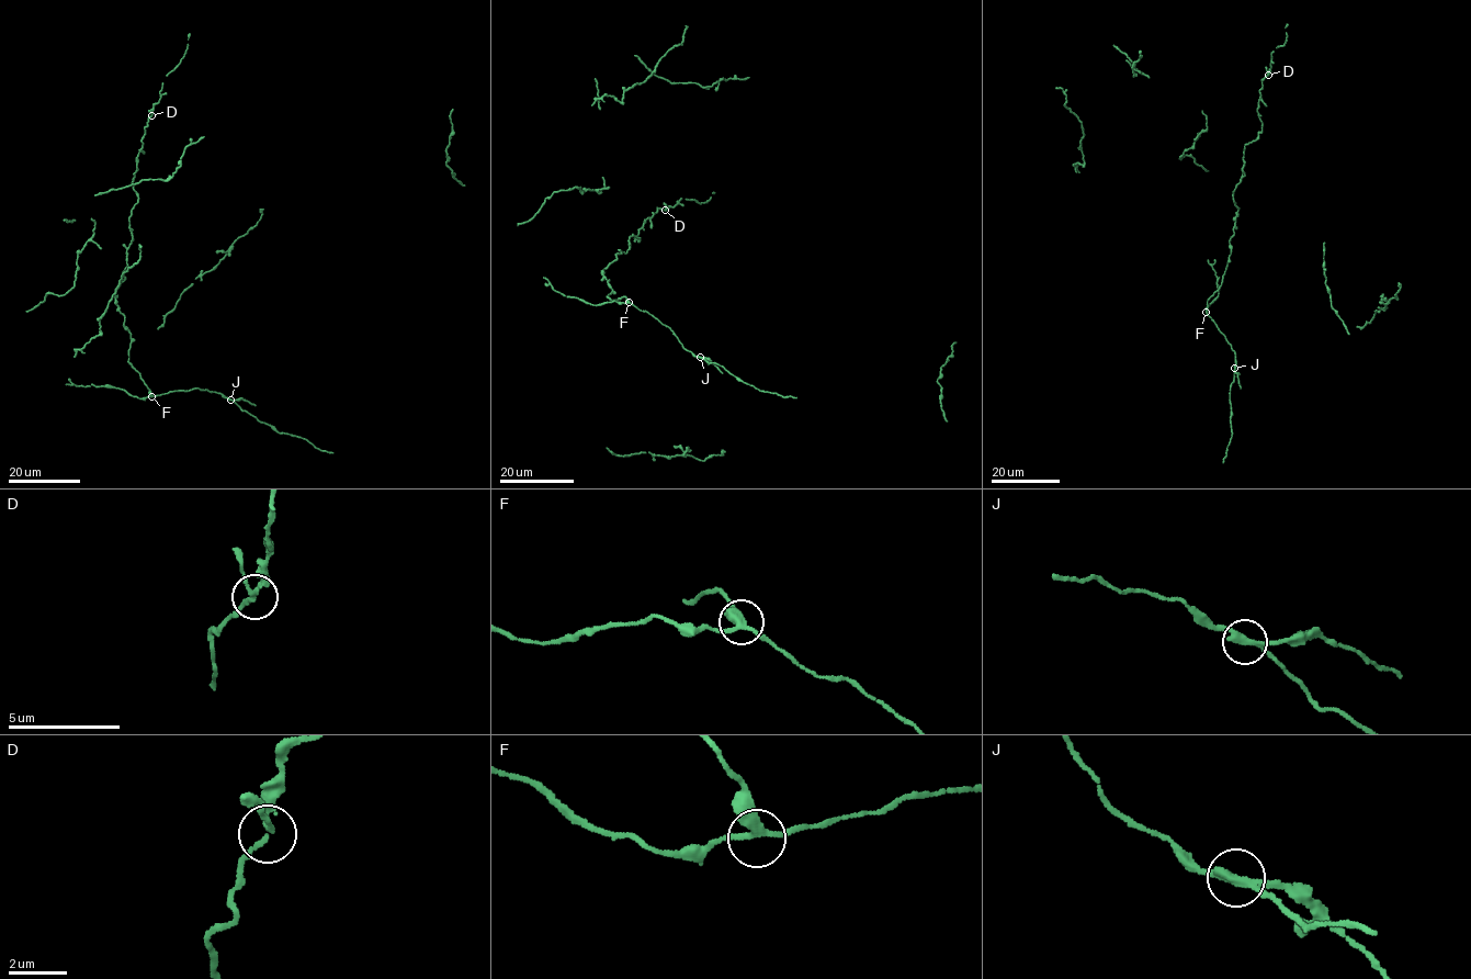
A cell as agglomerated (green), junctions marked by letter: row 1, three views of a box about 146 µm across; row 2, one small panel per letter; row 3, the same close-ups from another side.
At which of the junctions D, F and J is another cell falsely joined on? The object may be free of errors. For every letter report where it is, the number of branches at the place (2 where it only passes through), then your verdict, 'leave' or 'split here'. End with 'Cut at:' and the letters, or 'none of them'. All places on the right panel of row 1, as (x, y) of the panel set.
D: (1268, 75) | 3 | leave
F: (1206, 312) | 3 | leave
J: (1234, 368) | 3 | split here
Cut at: J

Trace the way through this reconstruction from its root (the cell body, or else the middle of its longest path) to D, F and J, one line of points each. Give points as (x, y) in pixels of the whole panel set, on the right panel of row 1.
D: (1215, 292), (1238, 210), (1233, 191), (1244, 175), (1244, 145), (1262, 132), (1259, 91), (1268, 75)
F: (1215, 292), (1207, 301), (1206, 312)
J: (1215, 292), (1207, 301), (1207, 314), (1235, 353), (1234, 368)

